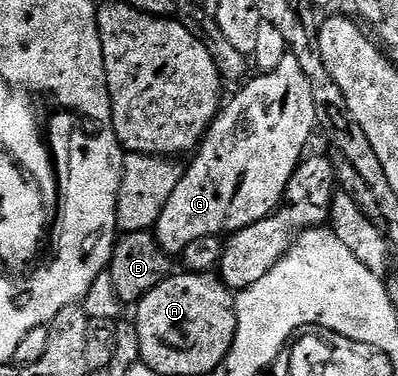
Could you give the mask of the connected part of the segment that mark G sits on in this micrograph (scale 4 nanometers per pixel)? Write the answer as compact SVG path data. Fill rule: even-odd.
M290 52L281 60L279 68L271 73L260 73L258 77L252 77L242 87L244 90L220 109L207 137L190 159L191 167L182 171L173 196L169 196L159 214L153 233L159 240L159 247L169 256L182 255L183 250L195 240L222 235L223 229L227 229L227 232L244 230L246 226L274 214L284 201L291 177L305 157L303 149L310 144L315 126L317 130L313 88L305 68L301 68L298 59Z

